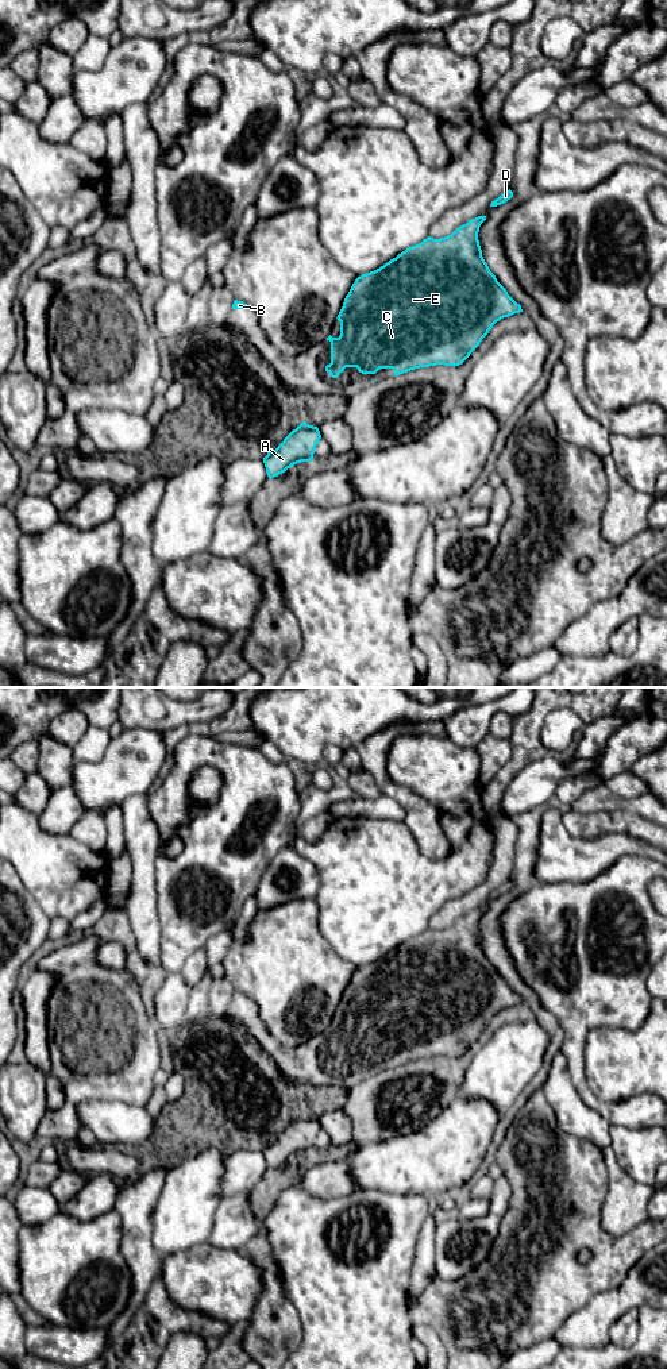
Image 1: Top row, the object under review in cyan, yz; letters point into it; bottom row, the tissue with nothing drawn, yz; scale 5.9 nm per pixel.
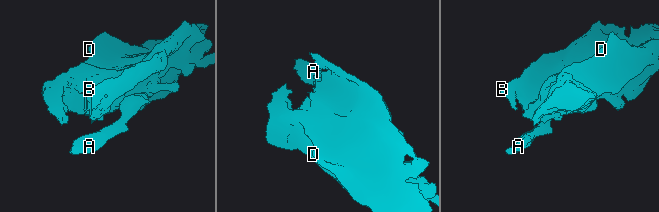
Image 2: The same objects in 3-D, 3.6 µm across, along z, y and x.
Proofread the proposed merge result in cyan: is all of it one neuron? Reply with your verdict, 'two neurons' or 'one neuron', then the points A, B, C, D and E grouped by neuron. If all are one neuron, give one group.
one neuron; A B C D E

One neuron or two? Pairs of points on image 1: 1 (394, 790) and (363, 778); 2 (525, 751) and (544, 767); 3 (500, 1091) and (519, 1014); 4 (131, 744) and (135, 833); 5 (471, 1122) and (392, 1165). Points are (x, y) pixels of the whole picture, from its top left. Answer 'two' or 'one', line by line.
1: two
2: two
3: two
4: two
5: one

